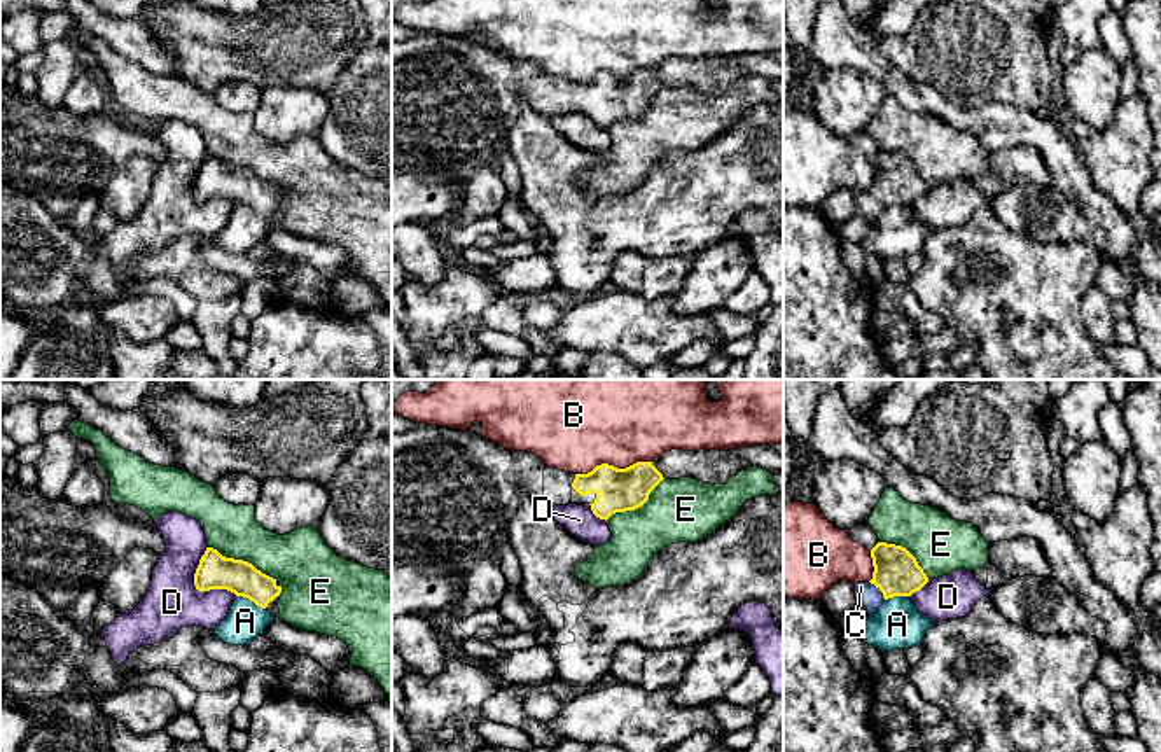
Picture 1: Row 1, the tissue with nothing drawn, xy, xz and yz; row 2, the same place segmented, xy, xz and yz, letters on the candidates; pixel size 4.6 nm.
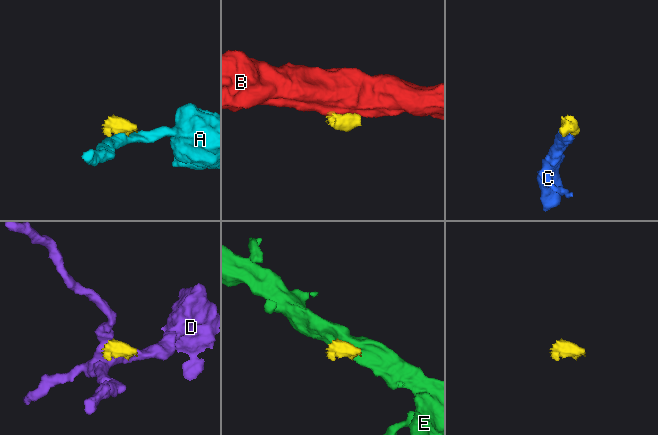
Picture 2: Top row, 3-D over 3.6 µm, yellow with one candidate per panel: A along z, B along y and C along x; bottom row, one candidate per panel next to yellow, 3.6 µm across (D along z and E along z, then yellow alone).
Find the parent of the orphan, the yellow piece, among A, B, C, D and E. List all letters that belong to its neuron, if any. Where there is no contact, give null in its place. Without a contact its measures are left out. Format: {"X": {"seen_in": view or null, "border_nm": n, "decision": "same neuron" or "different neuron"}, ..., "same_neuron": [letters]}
{"A": {"seen_in": "xy", "border_nm": 150, "decision": "different neuron"}, "B": {"seen_in": "xz", "border_nm": 360, "decision": "different neuron"}, "C": {"seen_in": "yz", "border_nm": 120, "decision": "same neuron"}, "D": {"seen_in": "xy", "border_nm": 280, "decision": "different neuron"}, "E": {"seen_in": "xy", "border_nm": 360, "decision": "different neuron"}, "same_neuron": ["C"]}

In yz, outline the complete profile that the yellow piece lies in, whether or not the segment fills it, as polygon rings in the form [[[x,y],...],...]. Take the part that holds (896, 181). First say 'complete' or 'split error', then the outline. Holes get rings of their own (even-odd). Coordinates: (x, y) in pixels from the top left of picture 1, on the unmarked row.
split error; [[[878,150],[871,157],[872,187],[855,192],[857,212],[869,224],[878,222],[885,208],[893,205],[911,205],[920,199],[928,185],[916,166],[902,154]]]

